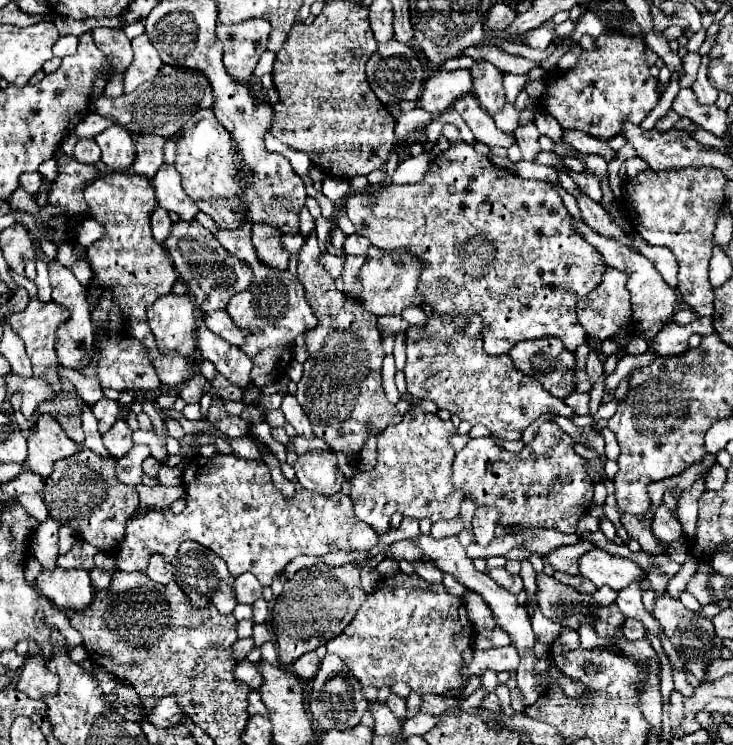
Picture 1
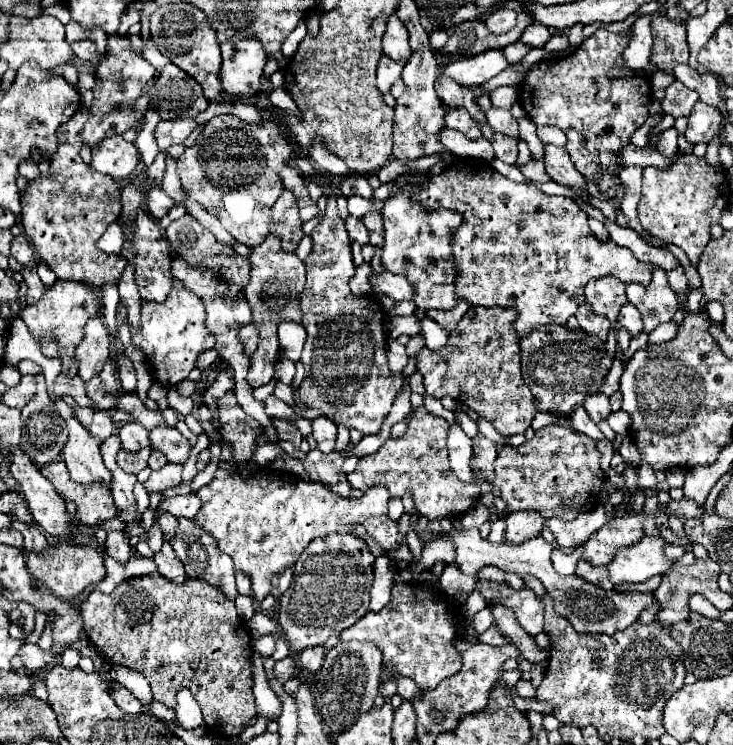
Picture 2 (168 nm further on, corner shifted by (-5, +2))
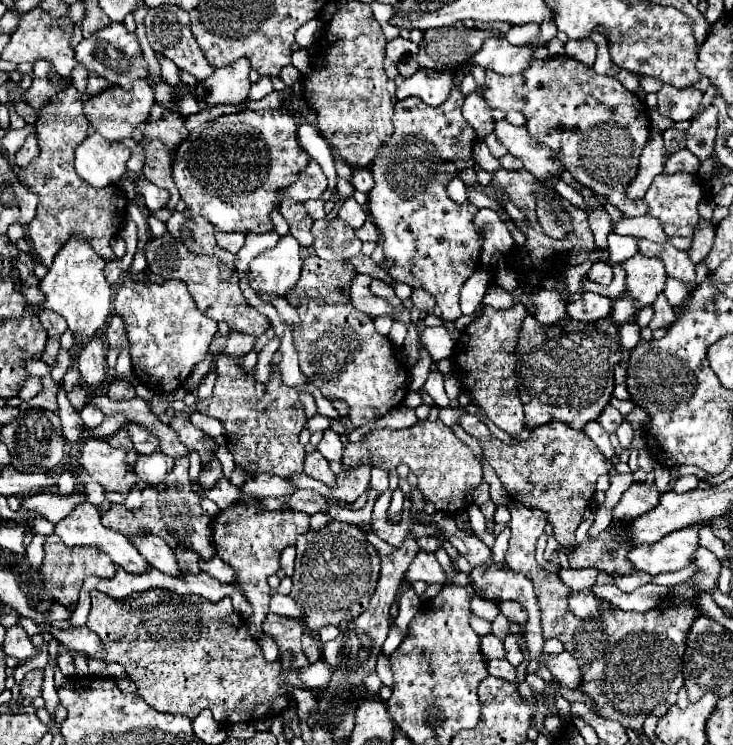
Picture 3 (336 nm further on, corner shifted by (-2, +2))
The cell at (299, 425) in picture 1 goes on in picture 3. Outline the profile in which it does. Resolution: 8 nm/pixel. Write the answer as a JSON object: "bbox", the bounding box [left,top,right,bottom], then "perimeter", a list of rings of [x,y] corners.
{"bbox":[318,429,344,461],"perimeter":[[[330,429],[330,431],[324,433],[322,441],[318,443],[318,451],[320,451],[328,461],[342,461],[344,445],[342,445],[340,437]]]}

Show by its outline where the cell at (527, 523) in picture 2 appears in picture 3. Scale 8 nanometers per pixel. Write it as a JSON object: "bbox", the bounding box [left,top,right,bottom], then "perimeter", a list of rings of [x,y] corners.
{"bbox":[506,503,704,729],"perimeter":[[[510,503],[510,549],[506,563],[512,571],[526,575],[534,583],[538,597],[542,635],[544,639],[556,637],[578,661],[582,673],[580,691],[594,699],[598,715],[622,723],[628,729],[640,729],[648,715],[662,717],[670,705],[676,703],[676,693],[684,685],[682,679],[682,653],[686,635],[692,621],[704,615],[696,601],[690,605],[676,605],[662,601],[656,609],[646,613],[626,613],[622,609],[608,609],[600,617],[574,617],[566,607],[566,597],[572,593],[552,571],[546,571],[534,559],[534,543],[544,533],[546,515],[518,503]]]}

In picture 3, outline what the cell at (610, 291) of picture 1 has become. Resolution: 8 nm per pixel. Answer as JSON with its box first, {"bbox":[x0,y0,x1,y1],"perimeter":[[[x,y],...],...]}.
{"bbox":[588,263,612,283],"perimeter":[[[594,263],[592,269],[588,271],[588,279],[594,283],[610,283],[612,281],[612,267],[608,263]]]}

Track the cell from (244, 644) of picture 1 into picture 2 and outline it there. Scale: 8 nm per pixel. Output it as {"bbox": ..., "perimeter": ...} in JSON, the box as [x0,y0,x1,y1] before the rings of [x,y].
{"bbox":[253,635,275,657],"perimeter":[[[263,635],[263,637],[259,637],[259,639],[253,643],[253,649],[257,649],[257,653],[261,653],[263,657],[273,655],[273,651],[275,651],[273,637],[271,637],[271,635]]]}

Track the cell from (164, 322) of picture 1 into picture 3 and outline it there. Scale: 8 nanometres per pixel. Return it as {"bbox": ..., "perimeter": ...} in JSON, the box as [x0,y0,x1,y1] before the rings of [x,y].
{"bbox":[114,279,218,393],"perimeter":[[[124,279],[116,293],[114,311],[124,319],[134,373],[140,383],[154,393],[172,393],[188,379],[192,367],[200,363],[218,331],[216,321],[196,309],[186,285],[178,279],[152,283]]]}

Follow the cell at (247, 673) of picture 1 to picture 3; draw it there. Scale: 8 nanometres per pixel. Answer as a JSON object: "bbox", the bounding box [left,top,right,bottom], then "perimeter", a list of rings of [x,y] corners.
{"bbox":[300,661,332,689],"perimeter":[[[316,661],[310,667],[304,667],[300,671],[302,671],[302,675],[300,675],[302,685],[306,685],[308,689],[310,687],[322,689],[330,681],[330,673],[332,673],[332,669],[330,669],[330,665],[326,665],[326,661]]]}

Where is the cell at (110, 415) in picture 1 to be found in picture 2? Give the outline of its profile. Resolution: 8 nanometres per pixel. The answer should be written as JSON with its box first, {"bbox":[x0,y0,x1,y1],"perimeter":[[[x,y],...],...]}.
{"bbox":[89,411,113,439],"perimeter":[[[95,411],[93,415],[93,425],[89,429],[95,437],[101,437],[101,439],[107,439],[109,435],[113,435],[113,419],[109,415],[109,411]]]}

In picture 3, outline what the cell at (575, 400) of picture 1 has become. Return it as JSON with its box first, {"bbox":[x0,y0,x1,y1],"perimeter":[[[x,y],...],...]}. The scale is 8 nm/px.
{"bbox":[598,405,622,433],"perimeter":[[[606,405],[606,409],[602,411],[602,415],[600,415],[600,419],[598,419],[598,423],[606,429],[606,433],[614,433],[616,429],[618,429],[618,425],[622,423],[622,415],[616,411],[616,407],[612,407],[612,405]]]}

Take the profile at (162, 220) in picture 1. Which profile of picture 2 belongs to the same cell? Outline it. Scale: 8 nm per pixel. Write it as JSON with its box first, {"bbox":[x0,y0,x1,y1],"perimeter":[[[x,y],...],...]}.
{"bbox":[147,187,175,221],"perimeter":[[[151,187],[147,191],[147,211],[153,219],[157,219],[157,221],[163,219],[173,205],[175,205],[175,201],[171,197],[167,197],[159,187]]]}

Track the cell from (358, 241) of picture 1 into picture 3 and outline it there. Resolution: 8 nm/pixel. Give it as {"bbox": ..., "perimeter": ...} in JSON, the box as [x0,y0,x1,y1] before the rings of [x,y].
{"bbox":[338,197,366,229],"perimeter":[[[346,197],[346,201],[344,201],[344,203],[342,203],[342,207],[340,207],[338,217],[340,217],[340,219],[344,219],[352,229],[362,227],[362,225],[364,225],[364,221],[366,221],[366,213],[364,213],[364,209],[356,203],[356,199],[354,199],[354,197]]]}

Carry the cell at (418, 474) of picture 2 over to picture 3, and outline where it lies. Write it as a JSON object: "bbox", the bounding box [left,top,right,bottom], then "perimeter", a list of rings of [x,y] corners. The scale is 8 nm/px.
{"bbox":[344,419,482,515],"perimeter":[[[440,419],[430,423],[430,421],[418,421],[414,427],[408,429],[376,429],[370,431],[364,439],[352,443],[348,441],[344,445],[344,469],[356,469],[360,465],[364,465],[368,461],[370,467],[380,467],[386,471],[396,469],[398,463],[406,463],[410,467],[410,471],[418,477],[418,487],[424,493],[426,501],[432,501],[436,505],[436,511],[440,513],[448,513],[448,515],[458,515],[464,513],[464,509],[468,509],[472,505],[472,491],[482,483],[482,467],[480,461],[474,457],[474,453],[470,451],[470,447],[460,441],[450,427],[446,427]]]}

